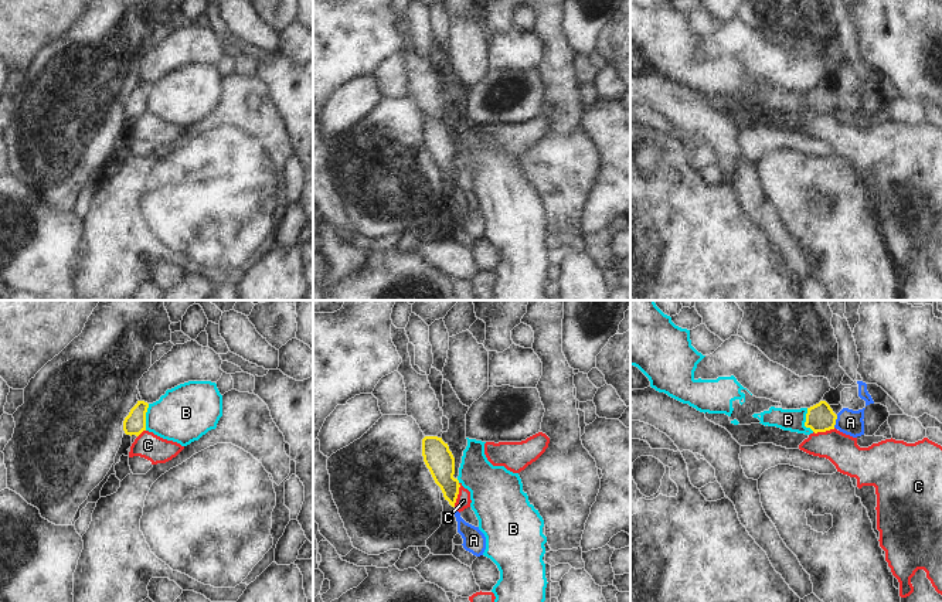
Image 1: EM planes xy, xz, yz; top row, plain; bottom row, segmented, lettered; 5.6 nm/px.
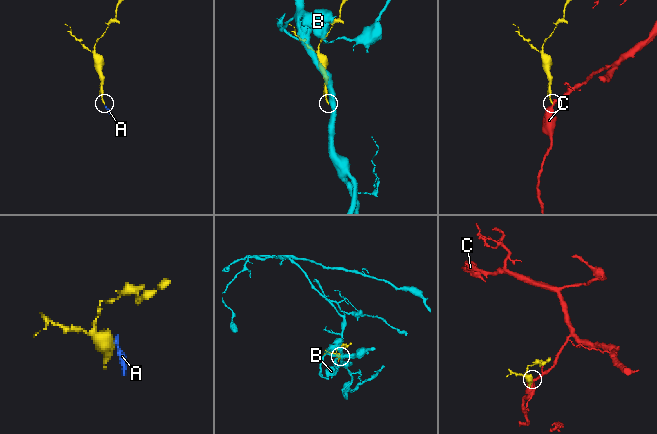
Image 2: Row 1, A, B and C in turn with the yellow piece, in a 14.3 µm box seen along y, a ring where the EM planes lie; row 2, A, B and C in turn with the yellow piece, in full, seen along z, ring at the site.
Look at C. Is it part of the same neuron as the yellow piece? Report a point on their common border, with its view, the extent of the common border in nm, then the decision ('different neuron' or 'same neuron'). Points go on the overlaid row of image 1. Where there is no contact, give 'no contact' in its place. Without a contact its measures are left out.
meets yellow in xz at (456, 495); contact 140 nm long; different neuron

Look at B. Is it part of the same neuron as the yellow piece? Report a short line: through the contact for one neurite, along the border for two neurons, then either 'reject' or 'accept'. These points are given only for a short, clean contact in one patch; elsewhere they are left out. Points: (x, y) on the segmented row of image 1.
line xy (149, 404), (145, 429); reject

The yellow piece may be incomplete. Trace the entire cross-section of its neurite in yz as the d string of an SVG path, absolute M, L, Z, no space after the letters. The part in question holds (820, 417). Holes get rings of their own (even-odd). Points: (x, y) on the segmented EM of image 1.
M826 401L807 408L805 426L815 433L839 429L853 438L864 435L864 409L853 411L843 408L837 415Z

